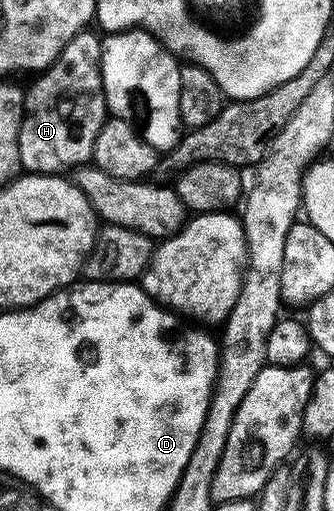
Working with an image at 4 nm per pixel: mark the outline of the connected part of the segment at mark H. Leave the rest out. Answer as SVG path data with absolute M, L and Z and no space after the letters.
M91 31L78 33L61 51L61 55L52 65L38 74L31 86L26 86L23 98L23 118L21 131L17 139L17 151L21 151L23 169L31 175L63 175L86 166L93 158L95 140L101 131L103 122L109 116L107 97L103 94L105 78L99 64L103 58L100 38Z

